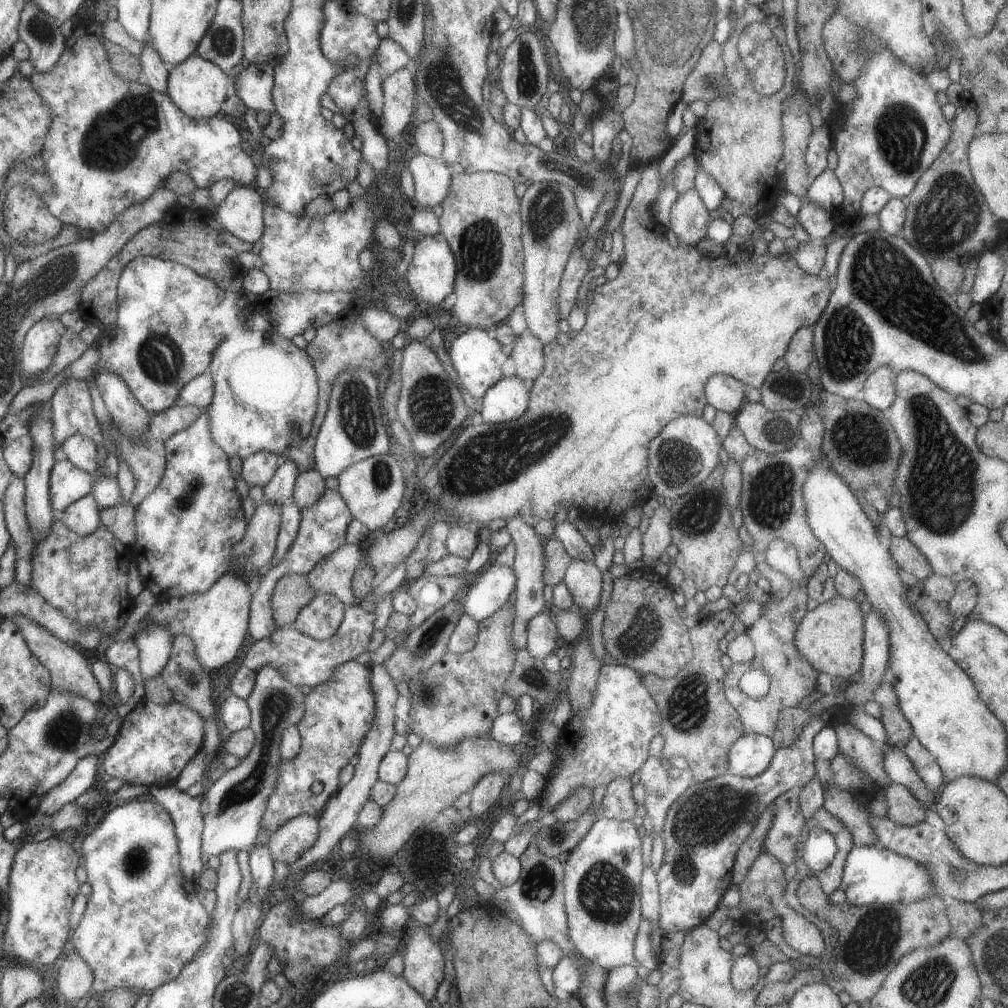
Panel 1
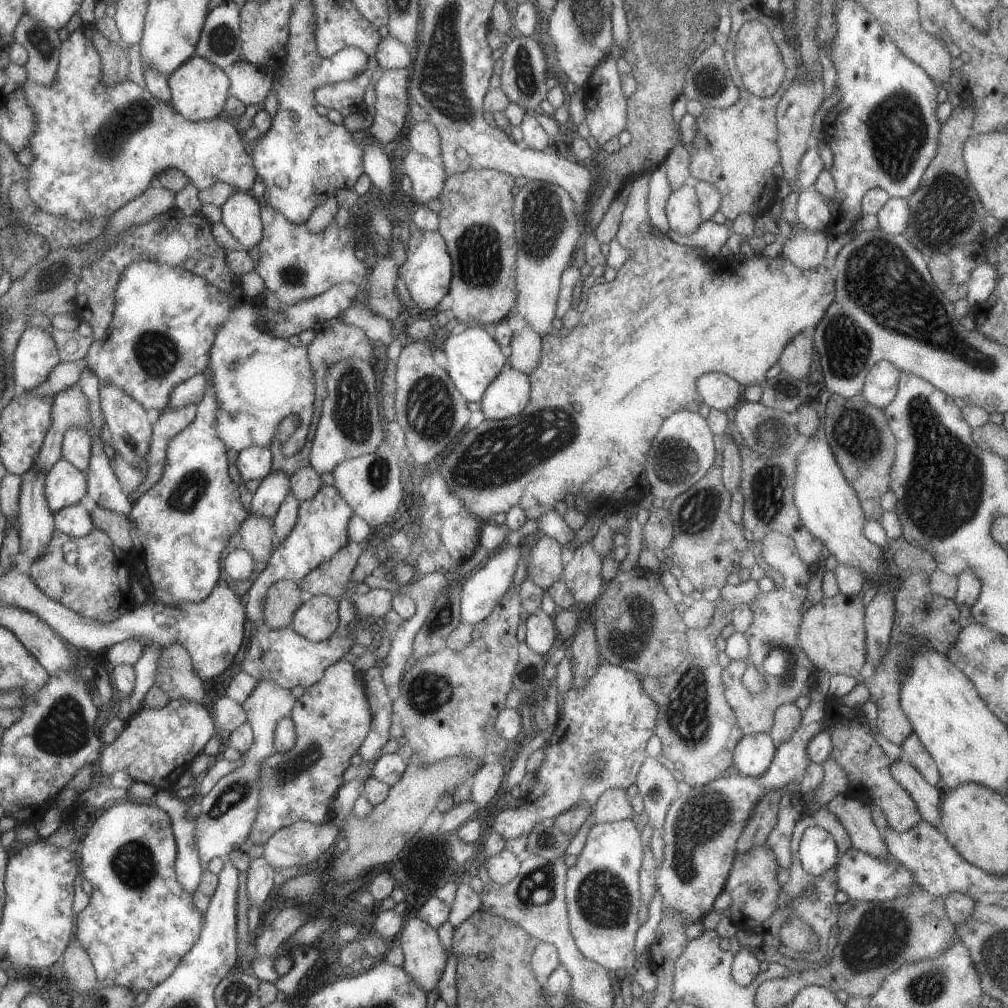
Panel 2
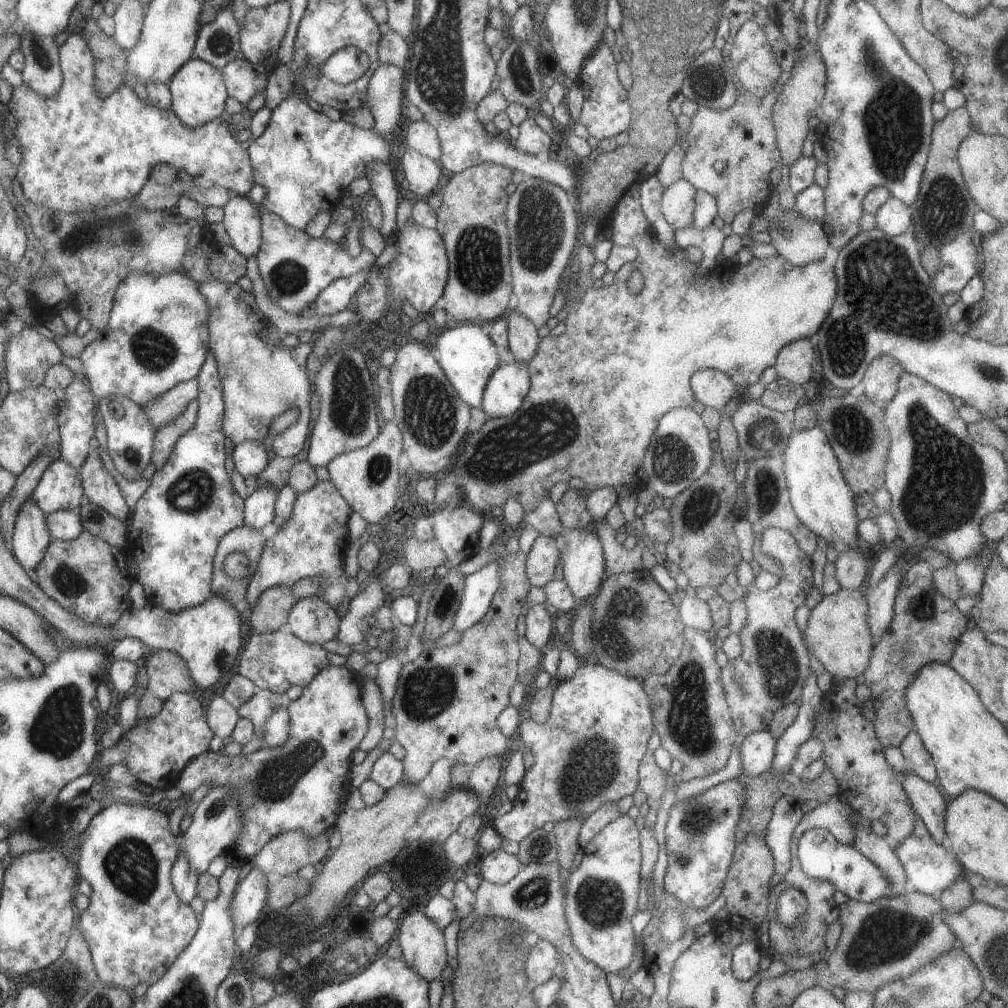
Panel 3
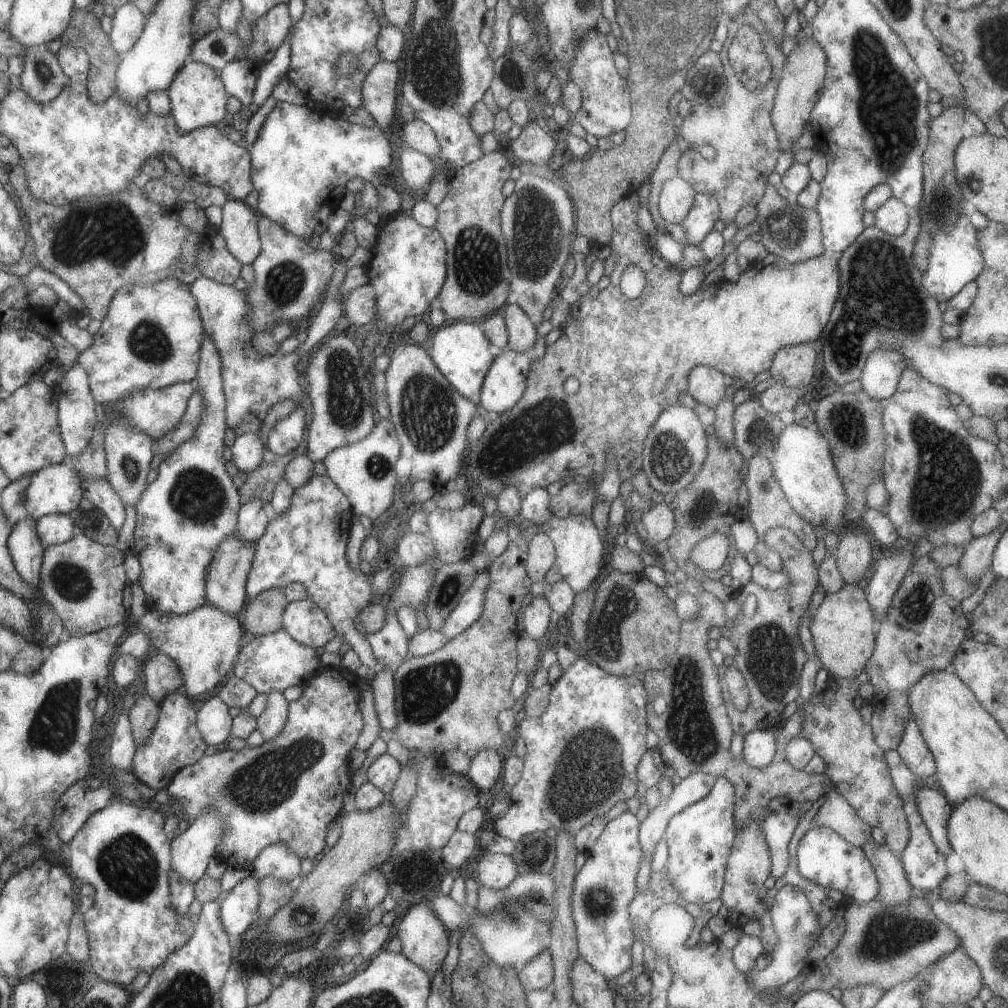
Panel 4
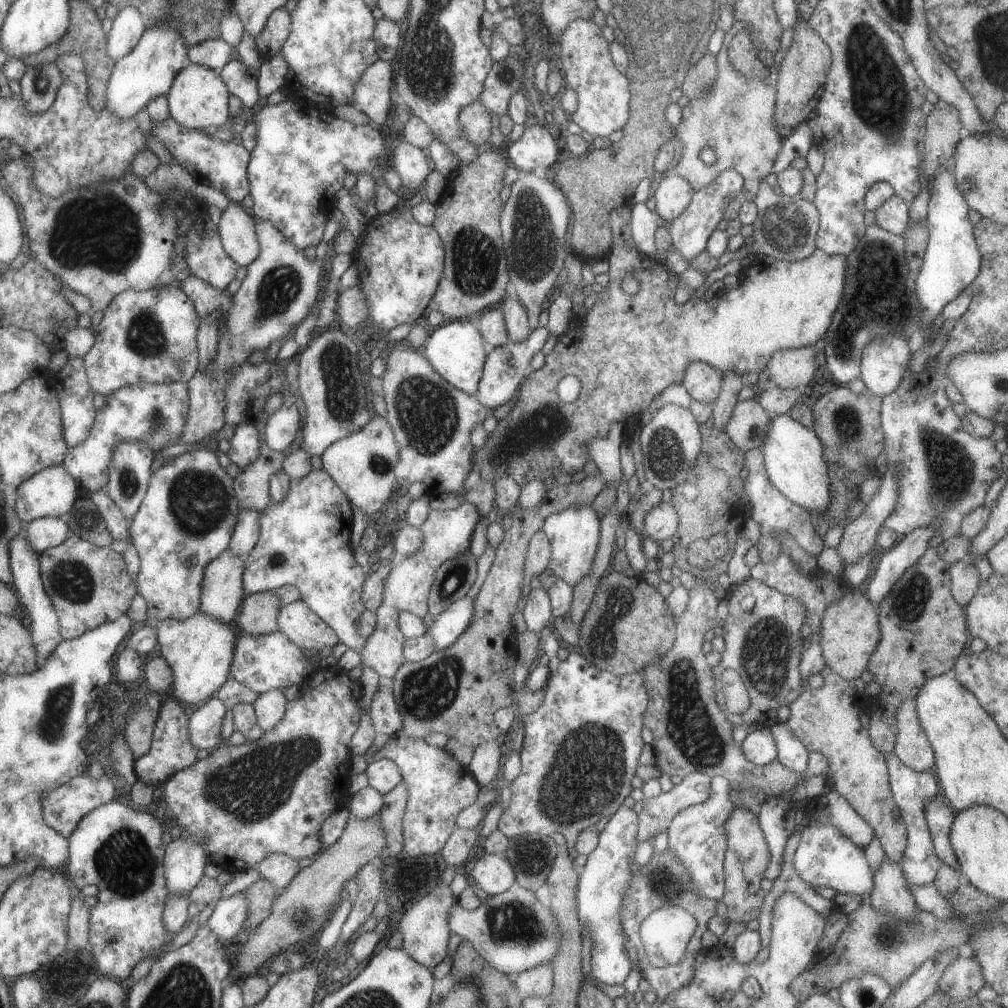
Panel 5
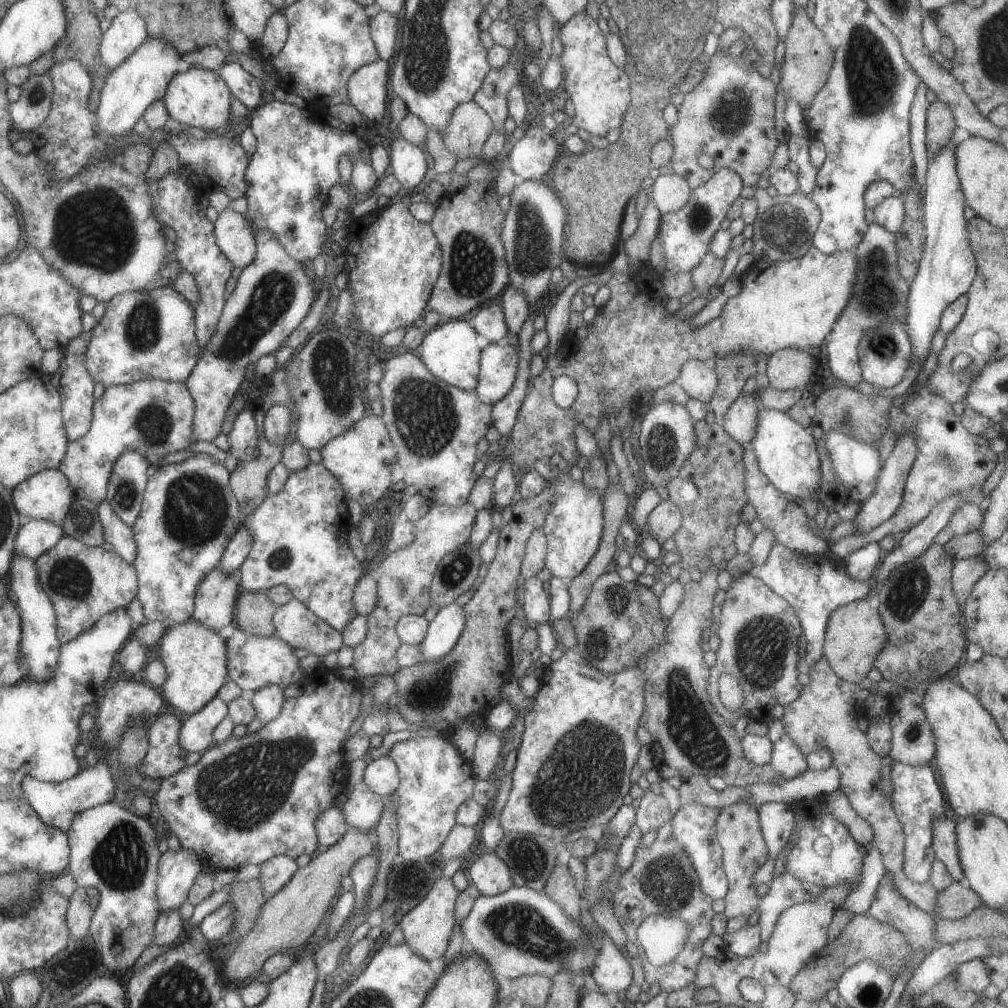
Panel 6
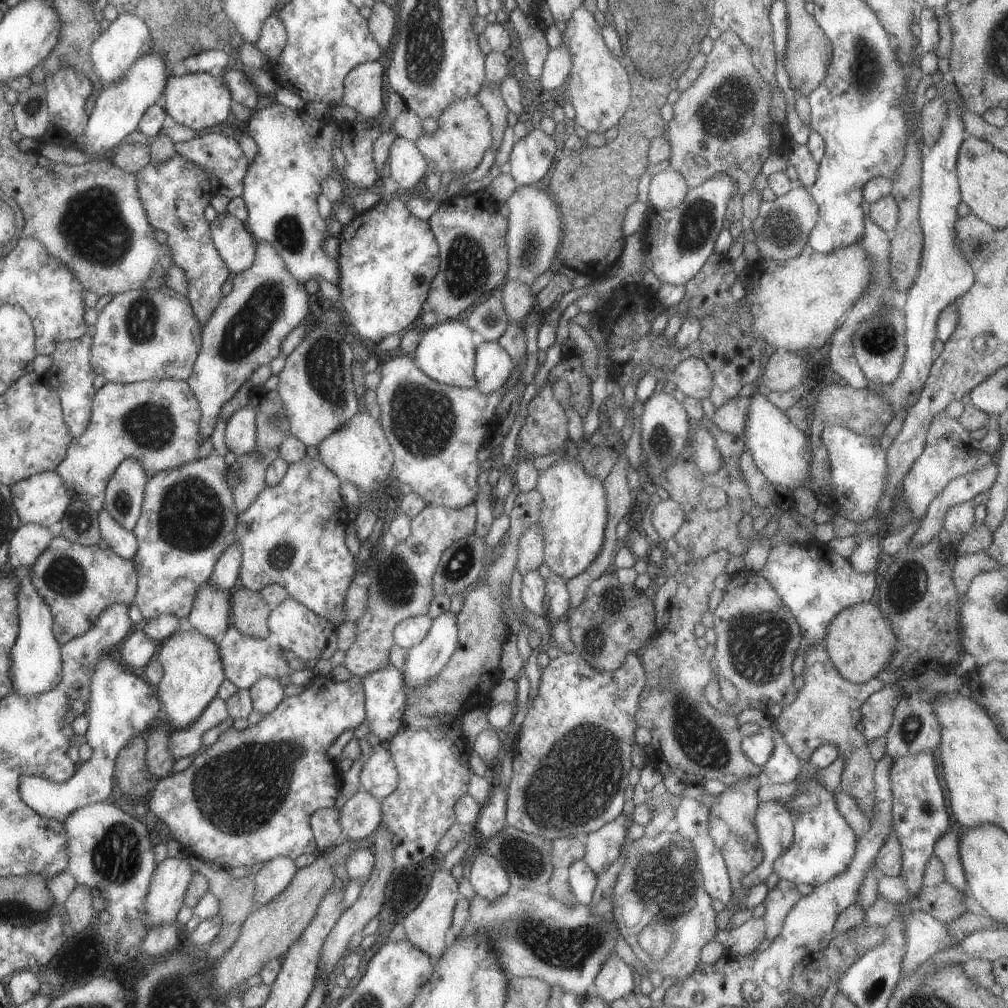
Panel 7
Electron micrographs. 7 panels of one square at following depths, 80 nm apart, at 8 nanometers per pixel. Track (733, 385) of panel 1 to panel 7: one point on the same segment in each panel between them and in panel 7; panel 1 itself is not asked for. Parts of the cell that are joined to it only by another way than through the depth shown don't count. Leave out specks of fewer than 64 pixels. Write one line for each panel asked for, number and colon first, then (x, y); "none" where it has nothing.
2: (716, 390)
3: (711, 388)
4: (706, 386)
5: (702, 382)
6: (697, 379)
7: (691, 376)

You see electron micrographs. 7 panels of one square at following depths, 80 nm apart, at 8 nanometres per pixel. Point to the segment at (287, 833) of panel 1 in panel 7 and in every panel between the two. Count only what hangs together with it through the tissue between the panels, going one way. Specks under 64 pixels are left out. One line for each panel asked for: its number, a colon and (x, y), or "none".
2: (301, 844)
3: (286, 853)
4: (275, 860)
5: (279, 869)
6: (277, 871)
7: (273, 876)

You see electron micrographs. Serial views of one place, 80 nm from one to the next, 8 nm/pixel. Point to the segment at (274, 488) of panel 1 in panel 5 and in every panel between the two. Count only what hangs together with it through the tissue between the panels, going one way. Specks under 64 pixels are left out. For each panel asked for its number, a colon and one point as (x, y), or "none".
2: (265, 501)
3: (258, 507)
4: (252, 518)
5: (246, 530)

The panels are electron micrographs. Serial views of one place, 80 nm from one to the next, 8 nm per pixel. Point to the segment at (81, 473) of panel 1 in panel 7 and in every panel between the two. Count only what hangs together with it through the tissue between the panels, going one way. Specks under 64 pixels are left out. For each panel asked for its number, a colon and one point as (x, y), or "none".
2: (66, 485)
3: (61, 488)
4: (57, 489)
5: (53, 492)
6: (49, 495)
7: (44, 498)

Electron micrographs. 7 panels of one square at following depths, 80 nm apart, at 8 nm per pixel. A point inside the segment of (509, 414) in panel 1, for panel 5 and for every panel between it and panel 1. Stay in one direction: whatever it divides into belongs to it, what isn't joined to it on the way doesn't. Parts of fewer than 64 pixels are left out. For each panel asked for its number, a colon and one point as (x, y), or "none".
2: (508, 393)
3: (508, 385)
4: (504, 382)
5: (505, 367)

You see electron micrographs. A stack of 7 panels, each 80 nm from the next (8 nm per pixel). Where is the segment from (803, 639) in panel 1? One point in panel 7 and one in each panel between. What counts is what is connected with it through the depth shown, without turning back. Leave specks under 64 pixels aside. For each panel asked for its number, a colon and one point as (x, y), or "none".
2: (831, 634)
3: (837, 635)
4: (843, 632)
5: (849, 634)
6: (854, 635)
7: (859, 642)

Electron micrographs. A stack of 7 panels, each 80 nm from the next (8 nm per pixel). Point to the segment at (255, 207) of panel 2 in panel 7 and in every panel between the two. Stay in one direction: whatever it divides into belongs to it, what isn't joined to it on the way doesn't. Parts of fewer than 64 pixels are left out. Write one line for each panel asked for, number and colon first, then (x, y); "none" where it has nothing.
3: (241, 218)
4: (238, 228)
5: (236, 232)
6: (234, 236)
7: (234, 243)

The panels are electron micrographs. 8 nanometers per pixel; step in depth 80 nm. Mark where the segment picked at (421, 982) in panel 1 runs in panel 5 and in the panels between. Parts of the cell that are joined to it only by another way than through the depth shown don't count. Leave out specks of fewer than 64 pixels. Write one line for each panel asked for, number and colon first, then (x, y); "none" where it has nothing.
2: (424, 960)
3: (422, 944)
4: (424, 941)
5: (424, 930)

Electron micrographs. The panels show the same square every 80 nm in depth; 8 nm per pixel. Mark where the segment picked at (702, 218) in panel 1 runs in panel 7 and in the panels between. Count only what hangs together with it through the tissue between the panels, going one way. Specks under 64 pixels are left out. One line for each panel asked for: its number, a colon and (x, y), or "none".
2: (682, 214)
3: (677, 204)
4: (676, 196)
5: (671, 194)
6: (668, 193)
7: (666, 190)

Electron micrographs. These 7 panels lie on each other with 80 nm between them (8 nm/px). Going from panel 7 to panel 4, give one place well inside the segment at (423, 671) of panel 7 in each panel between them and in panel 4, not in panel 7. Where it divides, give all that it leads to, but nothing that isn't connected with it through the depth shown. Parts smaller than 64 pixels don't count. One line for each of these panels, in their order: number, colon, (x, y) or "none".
4: (470, 605)
5: (451, 623)
6: (442, 633)

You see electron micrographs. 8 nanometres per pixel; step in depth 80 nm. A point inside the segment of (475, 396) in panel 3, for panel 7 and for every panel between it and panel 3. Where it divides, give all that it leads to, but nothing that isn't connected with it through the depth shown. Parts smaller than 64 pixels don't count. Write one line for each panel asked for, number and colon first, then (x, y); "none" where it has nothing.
4: (459, 350)
5: (453, 349)
6: (449, 352)
7: (445, 353)

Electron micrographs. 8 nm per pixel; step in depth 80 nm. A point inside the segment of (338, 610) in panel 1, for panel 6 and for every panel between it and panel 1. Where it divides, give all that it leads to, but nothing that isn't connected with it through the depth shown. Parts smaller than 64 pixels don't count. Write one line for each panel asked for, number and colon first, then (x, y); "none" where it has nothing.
2: (316, 619)
3: (311, 619)
4: (305, 623)
5: (295, 621)
6: (295, 625)

